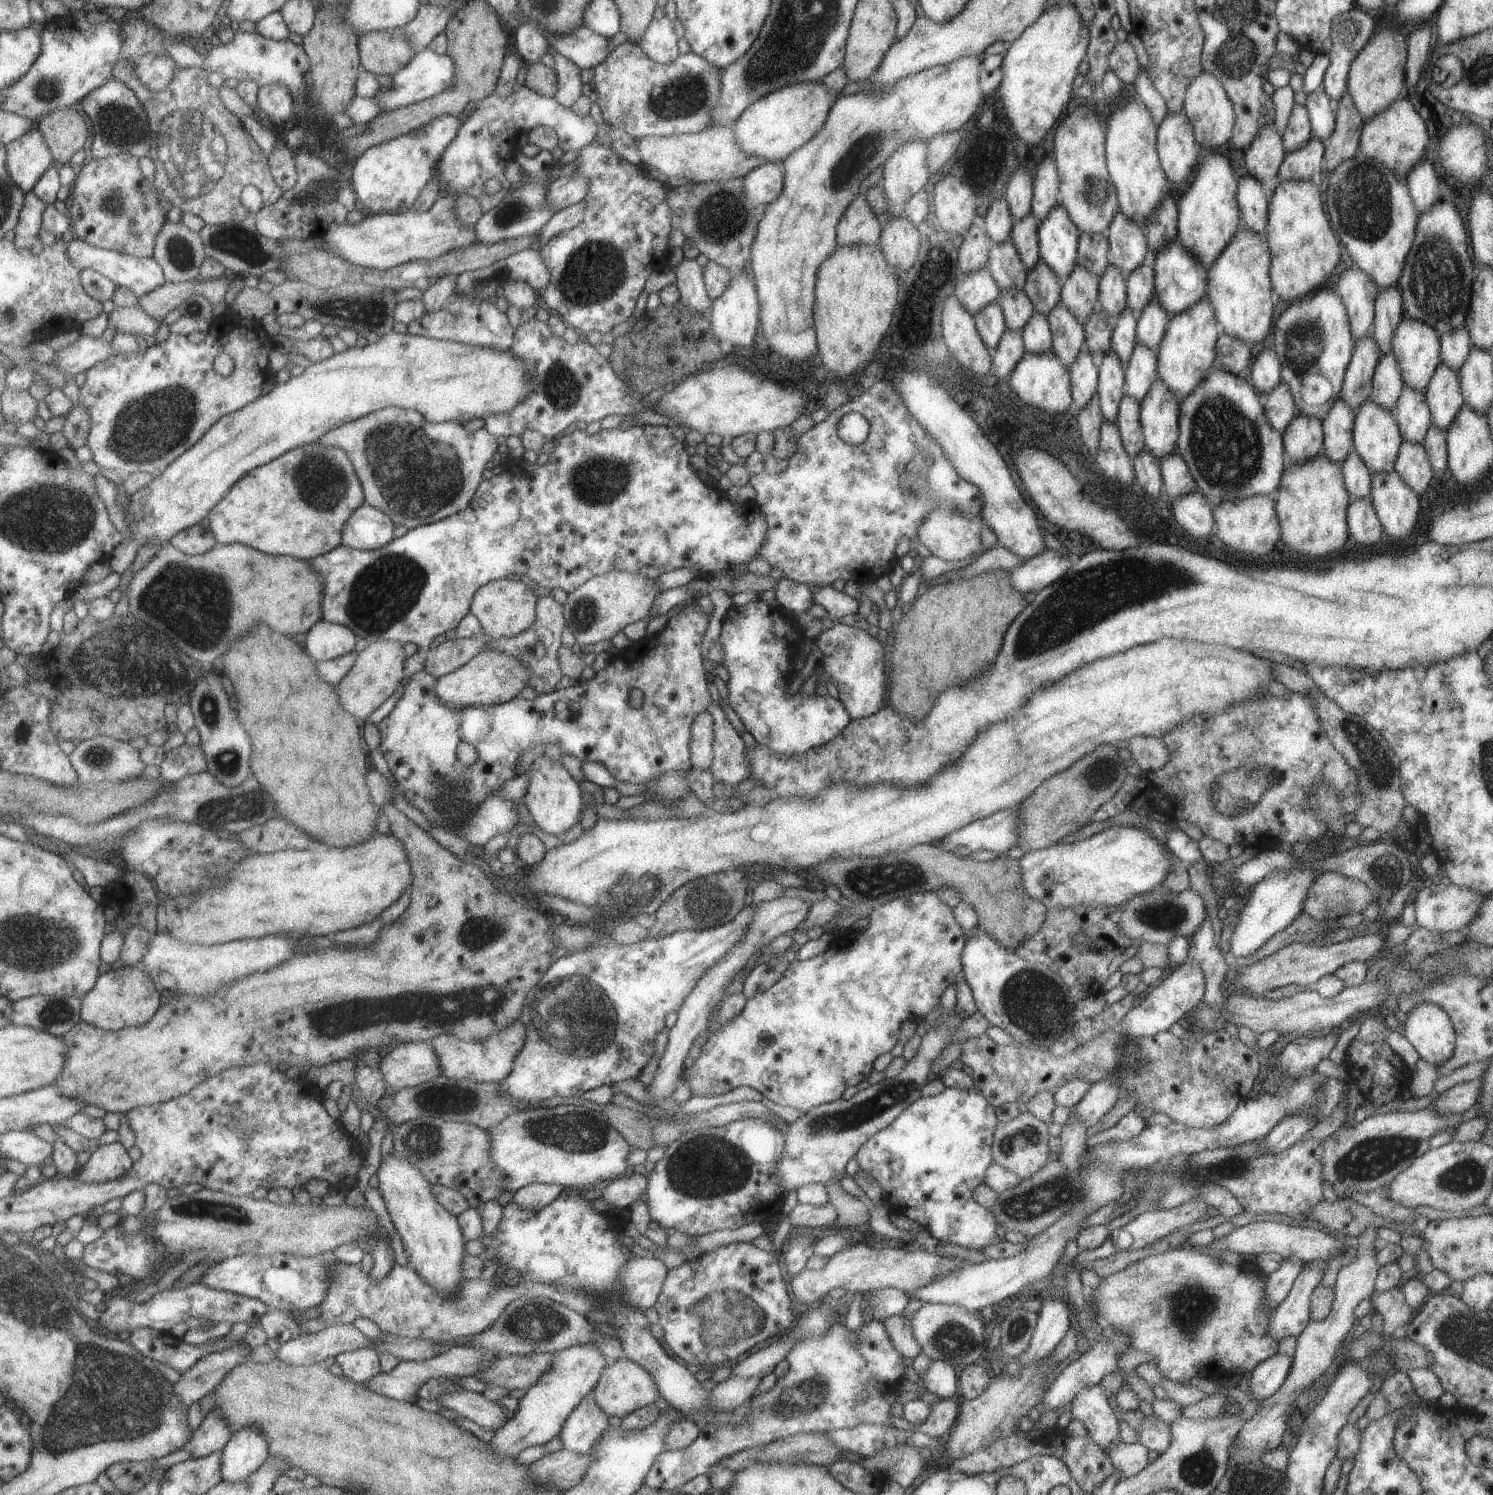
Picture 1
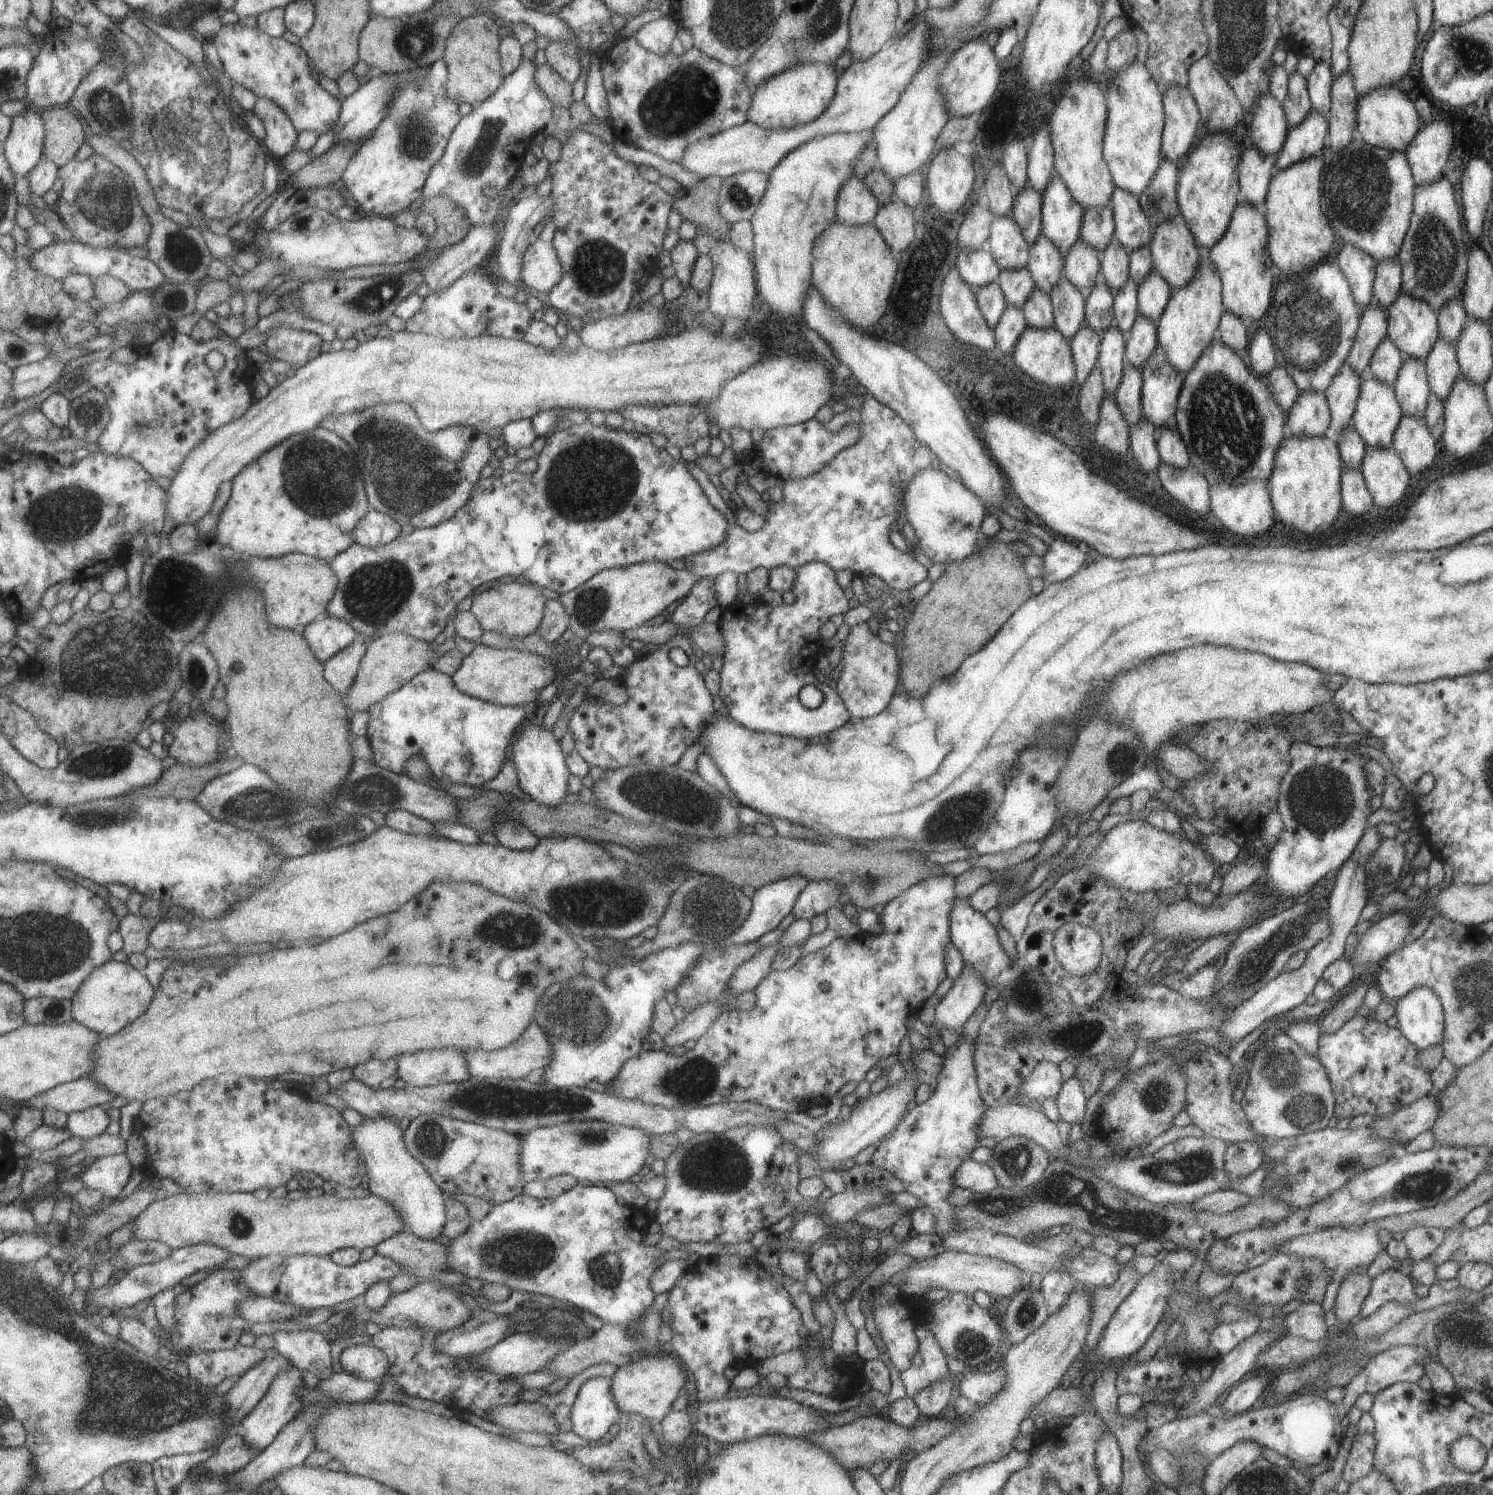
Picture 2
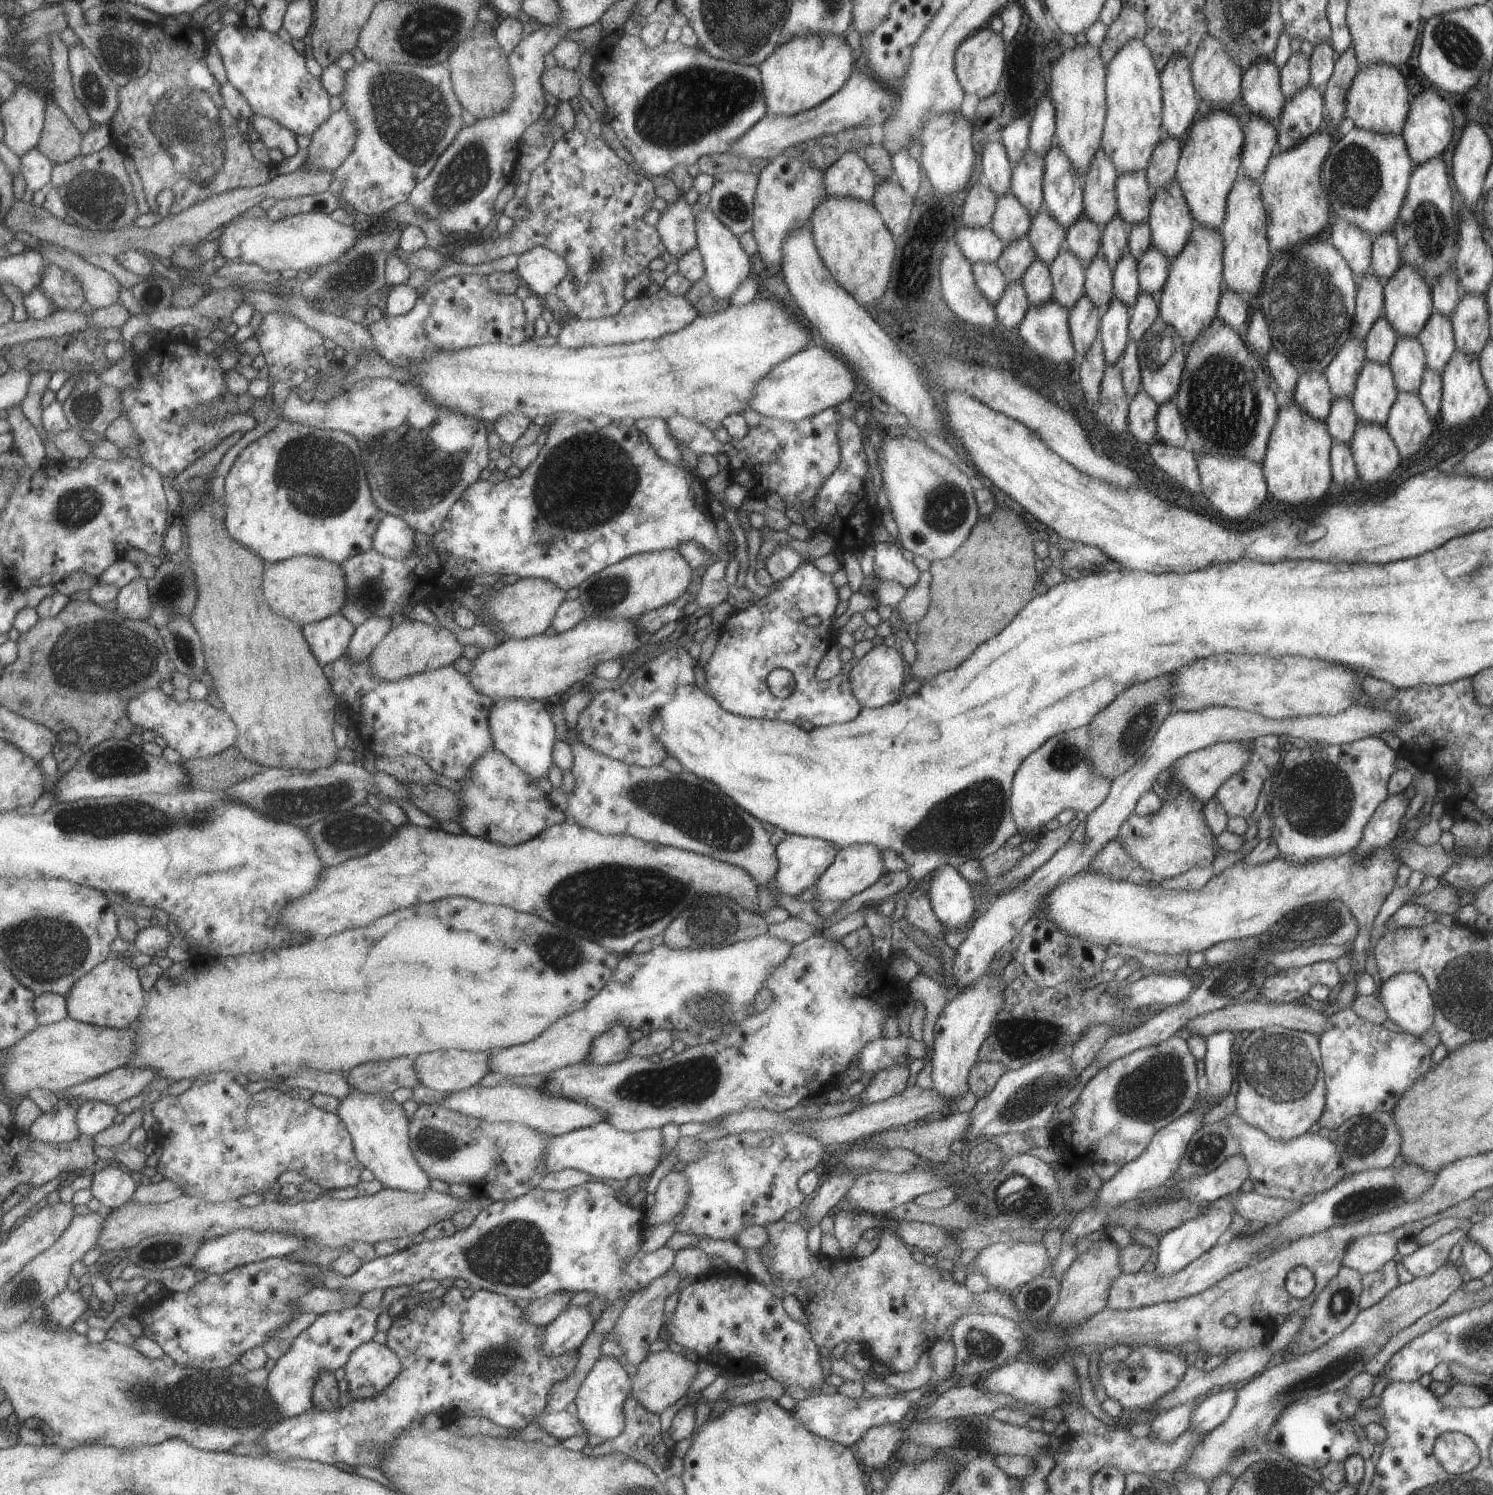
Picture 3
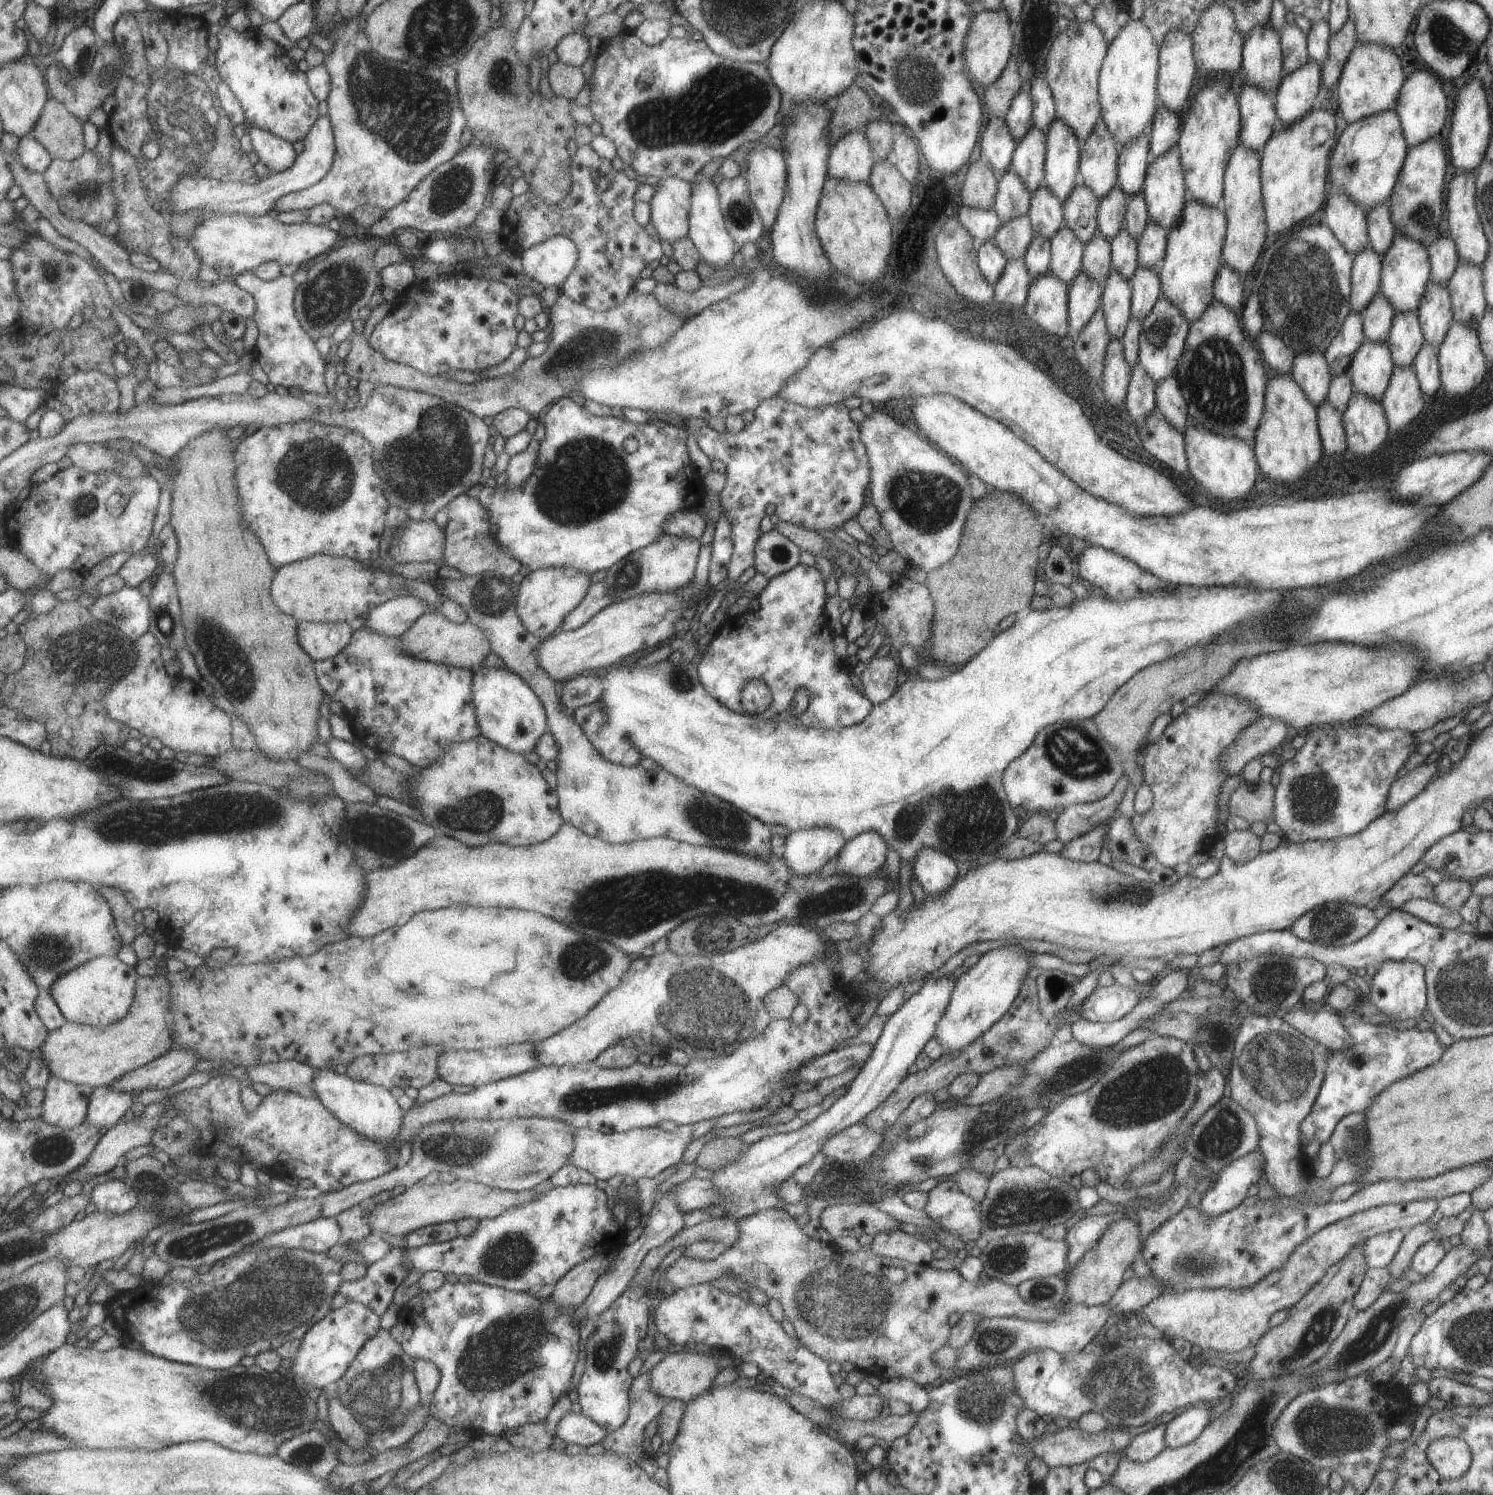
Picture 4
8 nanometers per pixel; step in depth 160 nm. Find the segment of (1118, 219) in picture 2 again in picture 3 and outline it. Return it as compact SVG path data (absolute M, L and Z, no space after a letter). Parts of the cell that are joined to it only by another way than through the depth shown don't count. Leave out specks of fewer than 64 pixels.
M1146 169L1118 174L1115 192L1116 213L1126 222L1127 227L1147 220L1152 193L1148 188Z

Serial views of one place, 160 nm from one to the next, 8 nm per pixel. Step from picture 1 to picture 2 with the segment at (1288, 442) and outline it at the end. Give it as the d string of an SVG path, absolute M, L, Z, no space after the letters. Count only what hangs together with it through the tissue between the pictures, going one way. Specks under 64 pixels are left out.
M1322 392L1298 393L1295 404L1287 412L1285 431L1295 438L1323 436L1330 423L1330 410Z

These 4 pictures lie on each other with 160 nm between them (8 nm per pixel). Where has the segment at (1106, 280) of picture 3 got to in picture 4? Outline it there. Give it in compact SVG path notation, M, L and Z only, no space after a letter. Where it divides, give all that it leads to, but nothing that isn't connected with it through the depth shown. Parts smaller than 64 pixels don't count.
M1096 230L1093 236L1087 242L1084 242L1082 270L1093 280L1096 280L1102 288L1102 284L1111 269L1110 241Z

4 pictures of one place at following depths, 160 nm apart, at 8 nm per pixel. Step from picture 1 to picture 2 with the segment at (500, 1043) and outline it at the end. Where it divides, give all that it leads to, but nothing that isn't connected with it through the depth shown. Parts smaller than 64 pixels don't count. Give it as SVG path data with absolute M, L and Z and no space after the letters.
M531 1021L524 1033L512 1044L499 1050L468 1050L466 1059L473 1077L480 1079L523 1079L533 1070L544 1070L552 1057L552 1043L548 1035L535 1022Z

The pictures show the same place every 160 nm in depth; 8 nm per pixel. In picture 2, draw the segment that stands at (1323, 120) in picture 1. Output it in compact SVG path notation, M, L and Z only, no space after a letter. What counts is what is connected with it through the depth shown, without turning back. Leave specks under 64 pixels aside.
M1317 62L1305 78L1311 108L1325 118L1330 107L1330 86L1333 77L1330 65Z

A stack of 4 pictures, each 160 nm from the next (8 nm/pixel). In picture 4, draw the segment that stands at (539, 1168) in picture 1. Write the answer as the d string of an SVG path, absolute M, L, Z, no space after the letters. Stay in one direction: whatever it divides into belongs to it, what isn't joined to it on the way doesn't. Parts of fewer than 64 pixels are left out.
M748 1110L730 1112L706 1121L699 1121L690 1125L677 1125L673 1131L663 1131L656 1127L638 1128L625 1132L601 1133L588 1128L574 1129L573 1150L568 1156L567 1163L592 1174L599 1184L613 1182L617 1176L629 1176L633 1180L652 1179L658 1172L667 1167L676 1167L681 1162L685 1148L693 1140L697 1140L711 1129L719 1126L733 1126L741 1123L765 1118L772 1110Z

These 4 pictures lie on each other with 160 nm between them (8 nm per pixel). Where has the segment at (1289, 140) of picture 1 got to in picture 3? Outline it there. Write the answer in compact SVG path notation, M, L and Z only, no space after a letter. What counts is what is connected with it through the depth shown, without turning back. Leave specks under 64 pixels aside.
M1290 52L1285 64L1280 68L1280 89L1284 98L1292 97L1309 80L1309 59L1300 52Z

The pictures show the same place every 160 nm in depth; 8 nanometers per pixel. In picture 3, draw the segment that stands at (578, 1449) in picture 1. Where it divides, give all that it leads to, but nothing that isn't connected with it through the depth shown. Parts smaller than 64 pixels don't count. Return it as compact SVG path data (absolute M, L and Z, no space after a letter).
M601 1355L587 1372L574 1398L576 1417L588 1430L589 1436L615 1438L625 1426L624 1400L630 1392L630 1376L613 1356Z

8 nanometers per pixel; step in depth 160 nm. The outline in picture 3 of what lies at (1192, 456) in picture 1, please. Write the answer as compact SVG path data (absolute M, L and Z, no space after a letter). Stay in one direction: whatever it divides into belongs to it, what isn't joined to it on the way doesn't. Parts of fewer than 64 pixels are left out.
M1217 316L1190 342L1189 345L1186 346L1184 367L1173 401L1178 408L1183 426L1185 427L1187 447L1193 452L1193 454L1217 453L1222 454L1225 457L1245 457L1250 461L1260 464L1265 452L1267 439L1269 438L1269 432L1271 432L1278 413L1278 408L1275 403L1275 396L1268 385L1270 383L1269 376L1265 374L1265 370L1261 367L1259 359L1260 358L1257 358L1257 356L1249 349L1249 346L1243 341L1240 334L1231 325L1228 325L1221 319L1217 318Z

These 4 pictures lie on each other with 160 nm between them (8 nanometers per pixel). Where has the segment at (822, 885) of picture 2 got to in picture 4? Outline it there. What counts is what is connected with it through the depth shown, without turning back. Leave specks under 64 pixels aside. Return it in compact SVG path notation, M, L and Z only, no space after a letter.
M860 832L839 849L835 873L847 873L858 877L875 877L881 874L887 845L879 833Z

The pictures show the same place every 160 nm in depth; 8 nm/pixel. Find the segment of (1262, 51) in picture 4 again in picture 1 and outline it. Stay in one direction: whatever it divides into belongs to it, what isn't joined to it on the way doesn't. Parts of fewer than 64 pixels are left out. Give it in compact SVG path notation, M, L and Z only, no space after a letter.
M1271 121L1268 125L1260 128L1257 134L1252 138L1252 141L1248 144L1244 151L1244 162L1247 168L1247 172L1252 174L1255 179L1261 181L1261 184L1265 186L1265 194L1269 198L1272 194L1273 188L1277 186L1277 180L1273 178L1278 177L1278 168L1285 156L1283 143L1282 143L1282 133L1280 133L1274 122Z

